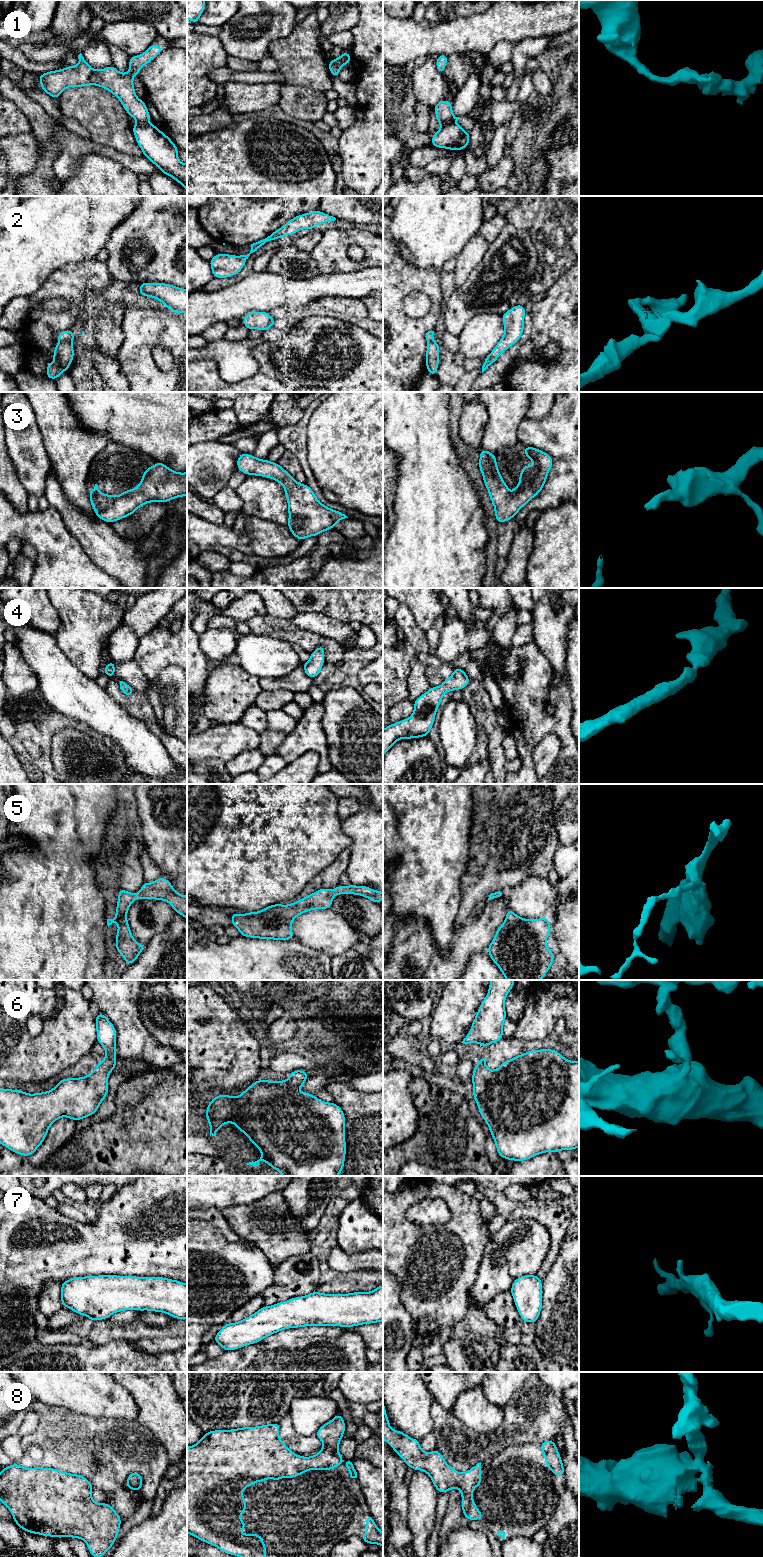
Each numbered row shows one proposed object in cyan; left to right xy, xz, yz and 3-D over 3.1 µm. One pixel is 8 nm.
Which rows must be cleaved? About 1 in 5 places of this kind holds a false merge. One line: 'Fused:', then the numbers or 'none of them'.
Fused: 1, 2

